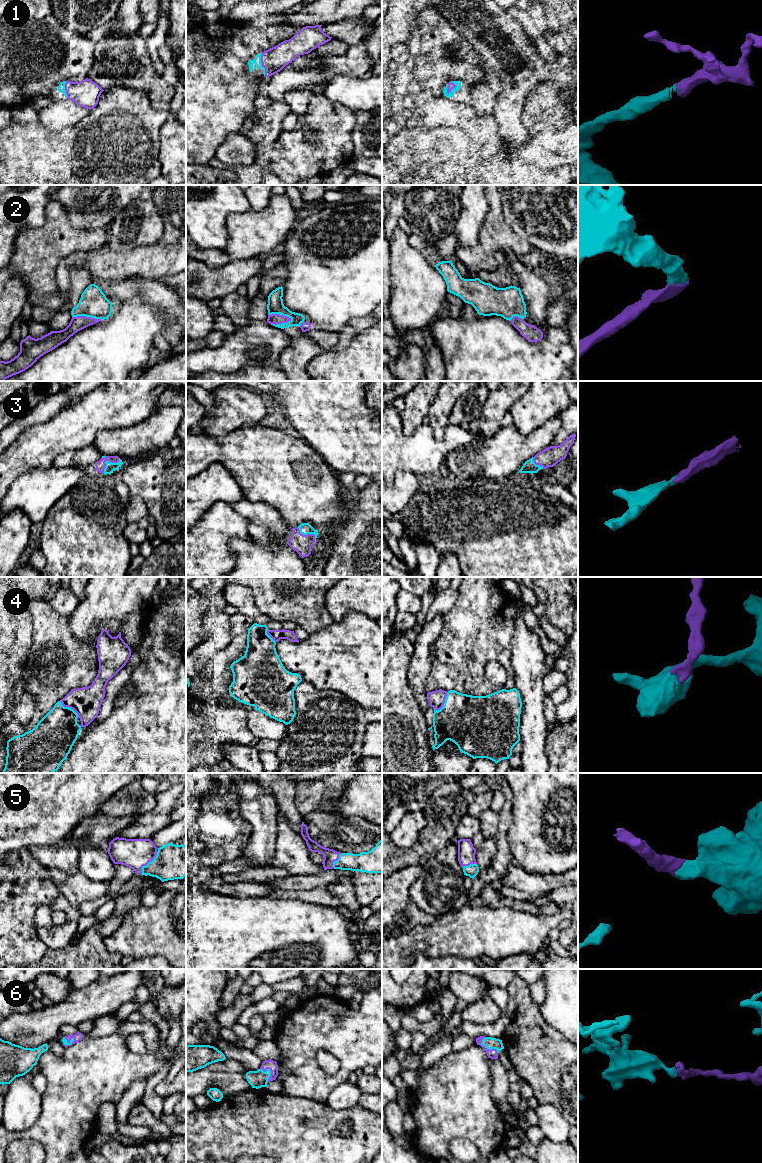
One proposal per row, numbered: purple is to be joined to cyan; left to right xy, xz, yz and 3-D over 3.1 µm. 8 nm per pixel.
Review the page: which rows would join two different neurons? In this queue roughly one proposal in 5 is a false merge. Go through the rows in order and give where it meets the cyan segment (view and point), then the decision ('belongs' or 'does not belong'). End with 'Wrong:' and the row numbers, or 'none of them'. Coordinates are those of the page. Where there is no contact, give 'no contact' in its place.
1: yz (447, 86) | belongs
2: xz (280, 314) | does not belong
3: xy (107, 461) | belongs
4: yz (444, 703) | belongs
5: xy (148, 863) | belongs
6: yz (487, 1048) | belongs
Wrong: 2

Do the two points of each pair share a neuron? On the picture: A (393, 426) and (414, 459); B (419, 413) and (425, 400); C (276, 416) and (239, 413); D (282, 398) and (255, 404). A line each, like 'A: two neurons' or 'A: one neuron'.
A: one neuron
B: one neuron
C: one neuron
D: two neurons

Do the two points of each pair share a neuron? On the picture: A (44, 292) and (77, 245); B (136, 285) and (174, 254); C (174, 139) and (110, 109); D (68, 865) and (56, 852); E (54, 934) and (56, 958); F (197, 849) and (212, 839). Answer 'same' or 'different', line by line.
A: same
B: different
C: different
D: same
E: different
F: different

